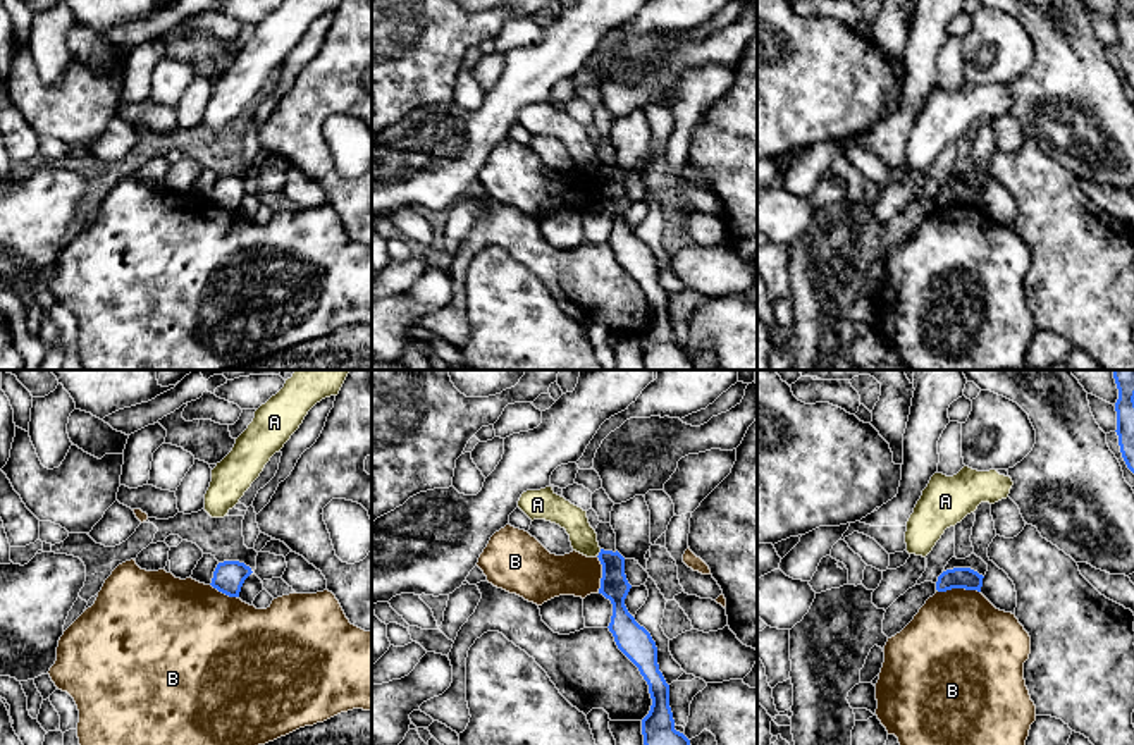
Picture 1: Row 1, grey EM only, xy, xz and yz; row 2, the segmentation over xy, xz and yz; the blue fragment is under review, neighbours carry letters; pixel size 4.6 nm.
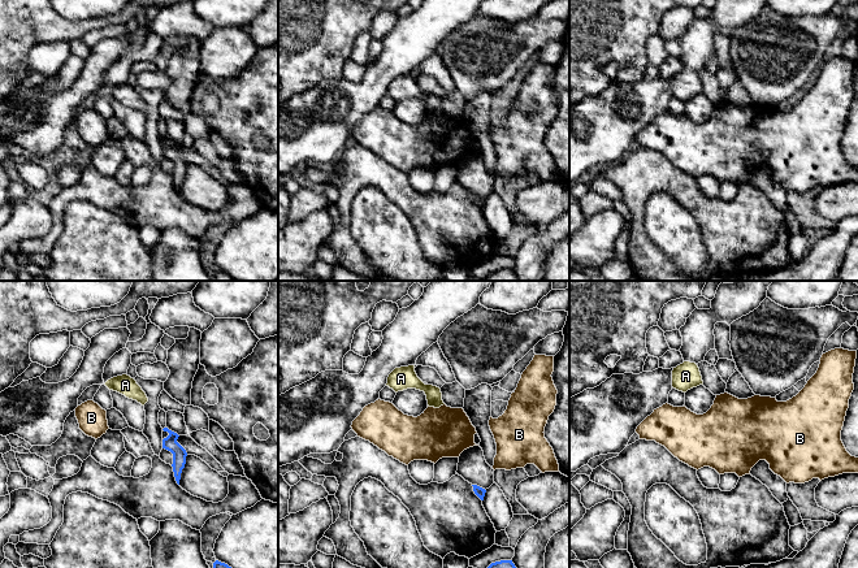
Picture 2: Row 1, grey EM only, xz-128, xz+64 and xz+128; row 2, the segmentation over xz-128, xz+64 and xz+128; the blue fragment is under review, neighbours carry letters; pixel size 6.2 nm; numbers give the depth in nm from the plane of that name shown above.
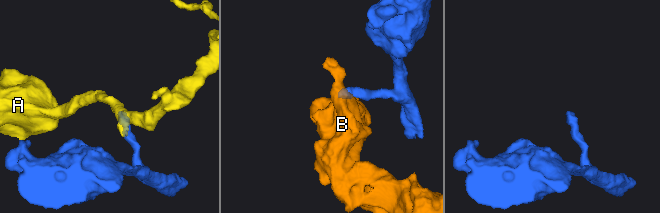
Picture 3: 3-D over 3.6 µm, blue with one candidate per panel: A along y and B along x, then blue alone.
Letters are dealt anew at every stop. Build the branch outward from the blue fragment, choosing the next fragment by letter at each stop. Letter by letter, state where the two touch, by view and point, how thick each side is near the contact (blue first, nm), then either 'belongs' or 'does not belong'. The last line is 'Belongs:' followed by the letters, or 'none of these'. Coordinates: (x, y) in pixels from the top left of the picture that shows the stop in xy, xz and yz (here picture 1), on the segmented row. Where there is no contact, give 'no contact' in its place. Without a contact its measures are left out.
A: contact xz (599, 553); calibres 130 and 130 nm; does not belong
B: contact yz (959, 587); calibres 100 and 460 nm; does not belong
Belongs: none of these

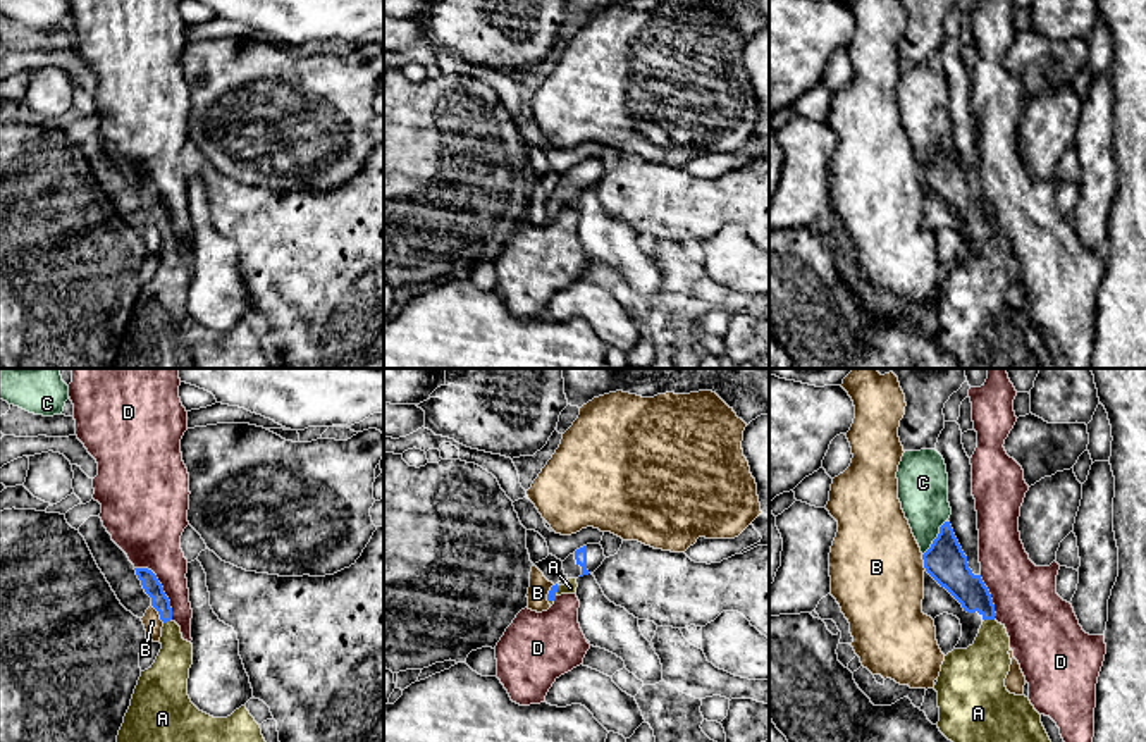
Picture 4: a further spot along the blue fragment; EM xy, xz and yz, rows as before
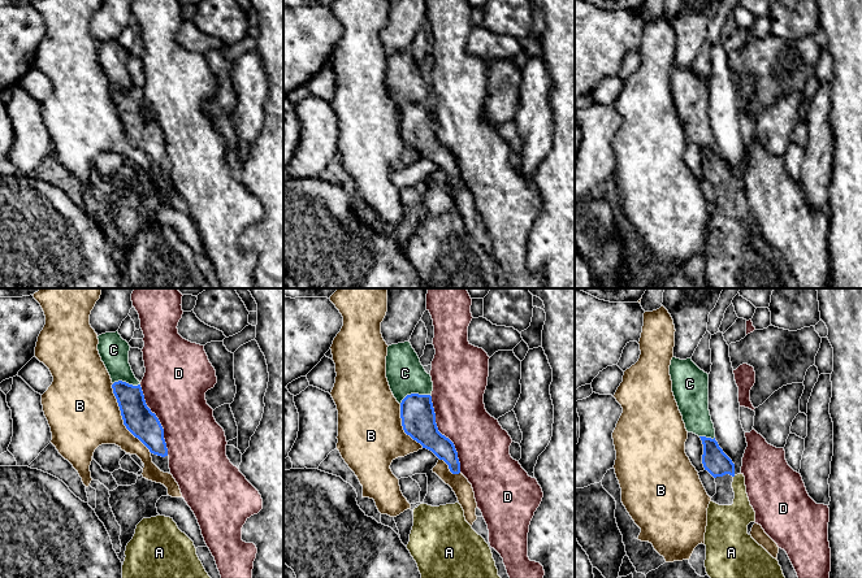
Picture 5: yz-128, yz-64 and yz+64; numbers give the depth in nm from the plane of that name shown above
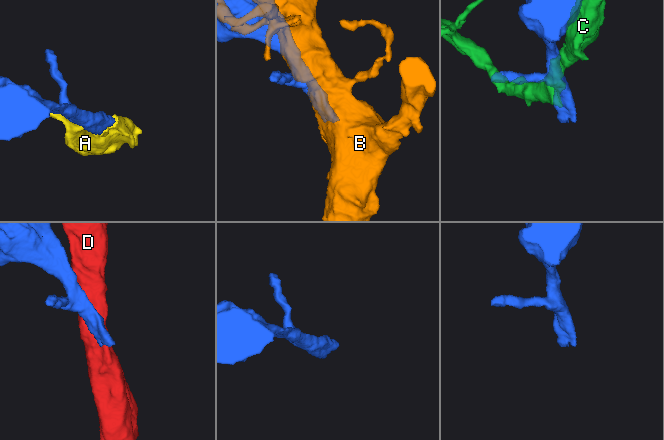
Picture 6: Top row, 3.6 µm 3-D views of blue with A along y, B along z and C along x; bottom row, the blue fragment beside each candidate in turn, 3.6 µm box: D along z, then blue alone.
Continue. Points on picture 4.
A: contact yz (990, 618); calibres 150 and 240 nm; belongs
B: contact xy (159, 613); calibres 80 and 90 nm; does not belong
C: contact yz (936, 537); calibres 190 and 240 nm; does not belong
D: contact xy (162, 587); calibres 80 and 280 nm; does not belong
Belongs: A

